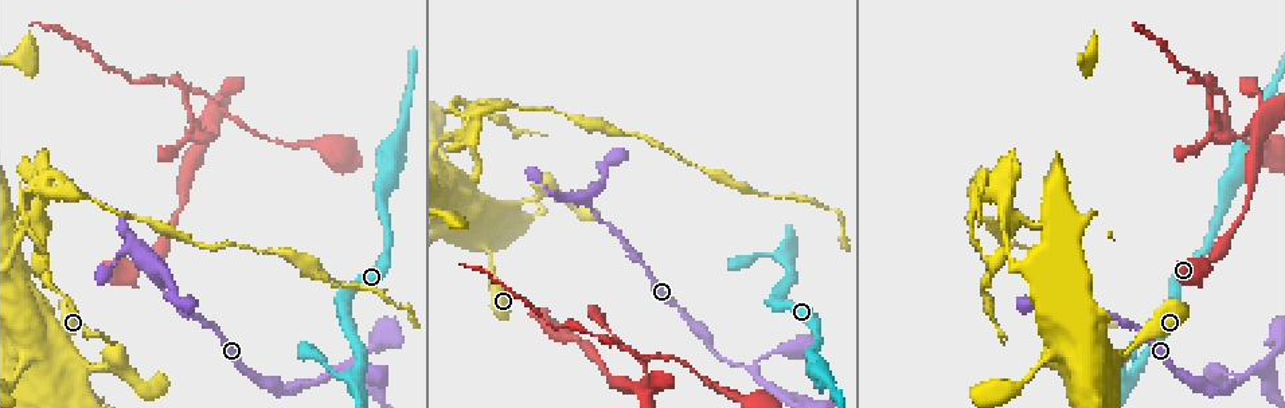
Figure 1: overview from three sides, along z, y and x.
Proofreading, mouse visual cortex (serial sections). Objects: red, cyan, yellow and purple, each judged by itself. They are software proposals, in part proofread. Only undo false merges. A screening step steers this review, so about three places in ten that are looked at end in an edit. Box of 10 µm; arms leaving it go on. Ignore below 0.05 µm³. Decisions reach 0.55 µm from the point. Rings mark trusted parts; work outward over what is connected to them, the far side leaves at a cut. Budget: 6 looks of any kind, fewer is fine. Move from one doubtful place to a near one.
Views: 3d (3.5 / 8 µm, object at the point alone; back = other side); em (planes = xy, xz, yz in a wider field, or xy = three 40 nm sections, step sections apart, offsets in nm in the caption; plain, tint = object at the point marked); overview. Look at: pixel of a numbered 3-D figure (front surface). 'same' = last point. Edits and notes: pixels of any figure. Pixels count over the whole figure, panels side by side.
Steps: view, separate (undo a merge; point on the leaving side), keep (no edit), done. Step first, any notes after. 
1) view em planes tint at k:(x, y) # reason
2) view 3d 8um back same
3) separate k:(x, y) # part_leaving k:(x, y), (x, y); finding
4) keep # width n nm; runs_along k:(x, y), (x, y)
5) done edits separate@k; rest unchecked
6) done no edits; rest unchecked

view 3d 8um at 1:(356, 378) # branch point

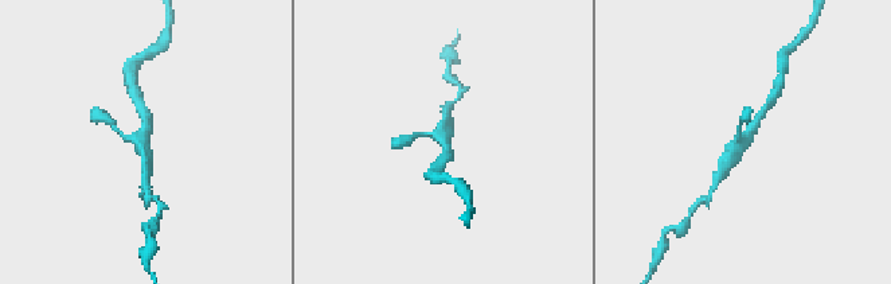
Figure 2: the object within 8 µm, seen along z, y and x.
view em planes tint same # arms 3; arm_widths 100, 200, 200 nm

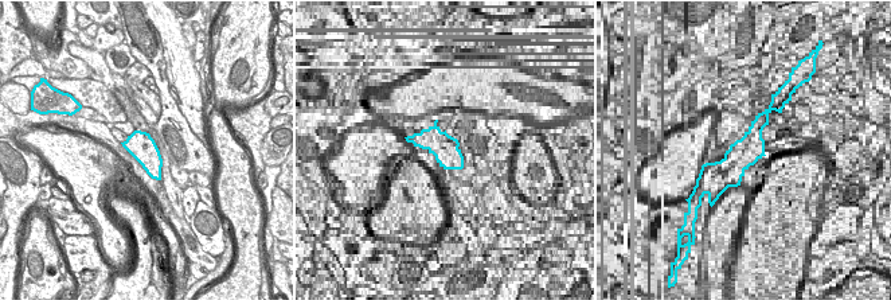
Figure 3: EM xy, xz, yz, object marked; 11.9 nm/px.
keep # runs_along 2:(766, 105), (758, 123), (722, 171); continuous, no second cell

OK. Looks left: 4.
view 3d 3.5um at 1:(318, 378) # three arms meet

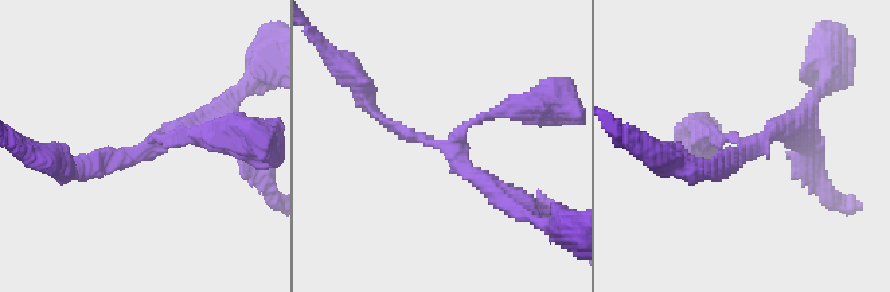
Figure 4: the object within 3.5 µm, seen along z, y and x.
view em xy step 5 tint at 4:(445, 150) # now the EM

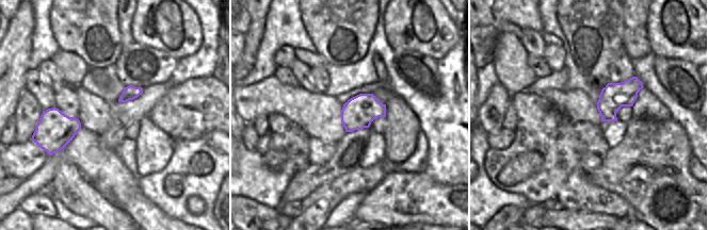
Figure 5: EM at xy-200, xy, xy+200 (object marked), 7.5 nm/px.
view em xy step 2 tint same

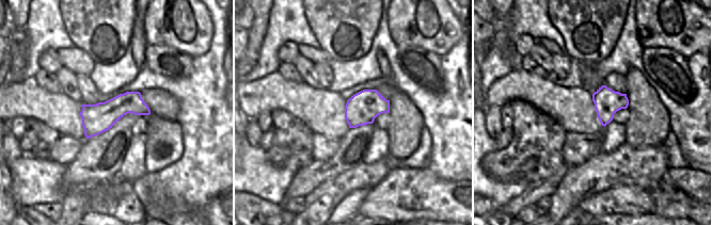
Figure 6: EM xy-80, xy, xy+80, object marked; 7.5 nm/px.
keep # arm_widths 150, 150, 250 nm; runs_along 4:(377, 113), (401, 133), (442, 147), (512, 206); continuous, no second cell

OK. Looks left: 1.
done no edits; rest unchecked

